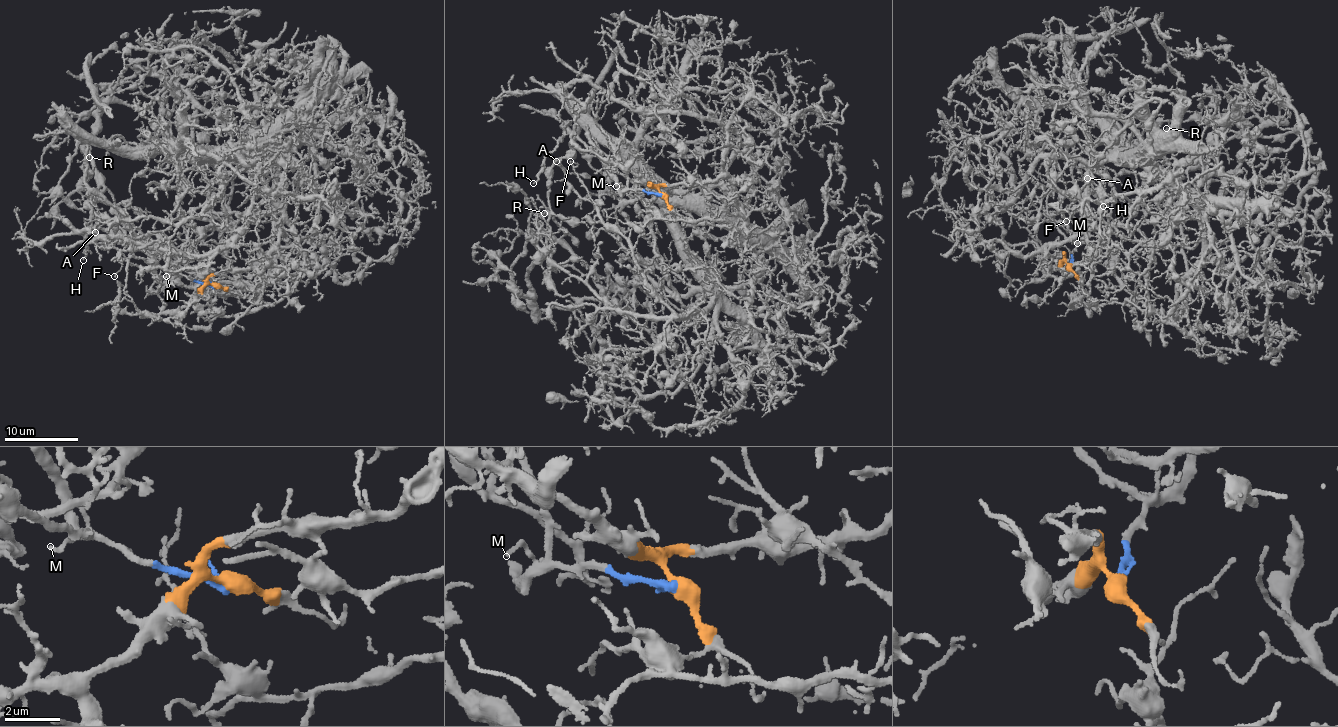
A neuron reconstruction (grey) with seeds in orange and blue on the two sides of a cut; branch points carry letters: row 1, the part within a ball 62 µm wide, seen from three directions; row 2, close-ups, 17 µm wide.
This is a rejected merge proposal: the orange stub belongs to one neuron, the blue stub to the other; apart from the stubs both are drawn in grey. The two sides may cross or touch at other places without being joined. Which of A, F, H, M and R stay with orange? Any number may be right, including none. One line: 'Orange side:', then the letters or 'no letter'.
Orange side: A, F, R

